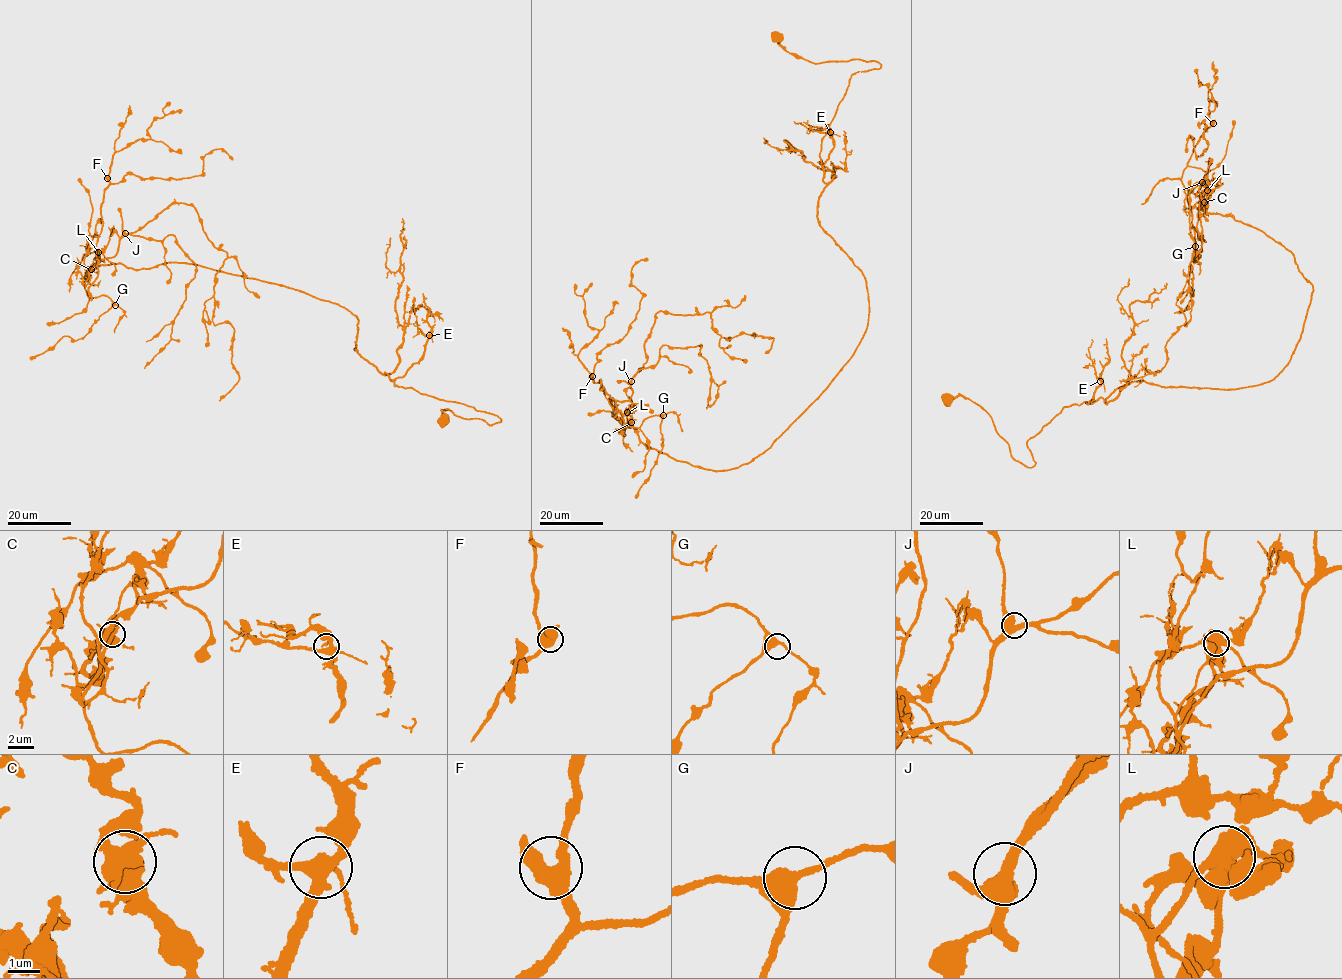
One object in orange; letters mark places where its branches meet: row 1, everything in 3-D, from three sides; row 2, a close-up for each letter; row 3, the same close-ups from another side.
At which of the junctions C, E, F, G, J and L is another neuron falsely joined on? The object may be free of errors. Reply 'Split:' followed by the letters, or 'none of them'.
Split: L

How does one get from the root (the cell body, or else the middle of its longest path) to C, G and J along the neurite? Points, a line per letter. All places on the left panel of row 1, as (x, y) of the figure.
C: (201, 266), (168, 263), (135, 270), (120, 263), (111, 264), (88, 271), (84, 277), (88, 280), (91, 269)
G: (201, 266), (168, 263), (135, 270), (111, 264), (87, 272), (87, 295), (106, 295), (115, 305)
J: (201, 266), (135, 270), (111, 264), (84, 277), (98, 253), (115, 255), (125, 233)

